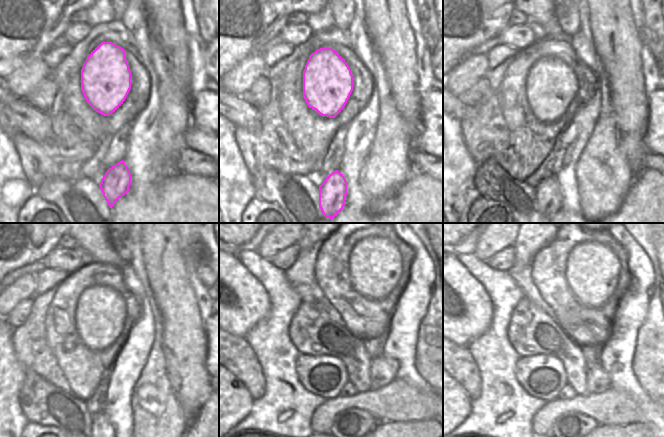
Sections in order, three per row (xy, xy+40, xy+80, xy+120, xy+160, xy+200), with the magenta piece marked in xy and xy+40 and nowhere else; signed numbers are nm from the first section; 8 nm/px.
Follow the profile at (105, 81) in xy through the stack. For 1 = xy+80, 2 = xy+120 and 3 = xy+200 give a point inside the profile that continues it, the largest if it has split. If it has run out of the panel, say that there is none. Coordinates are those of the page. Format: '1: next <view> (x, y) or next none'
1: next xy+80 (550, 85)
2: next xy+120 (102, 310)
3: next xy+200 (544, 324)

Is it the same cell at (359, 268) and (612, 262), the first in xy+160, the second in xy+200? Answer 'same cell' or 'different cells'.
different cells

